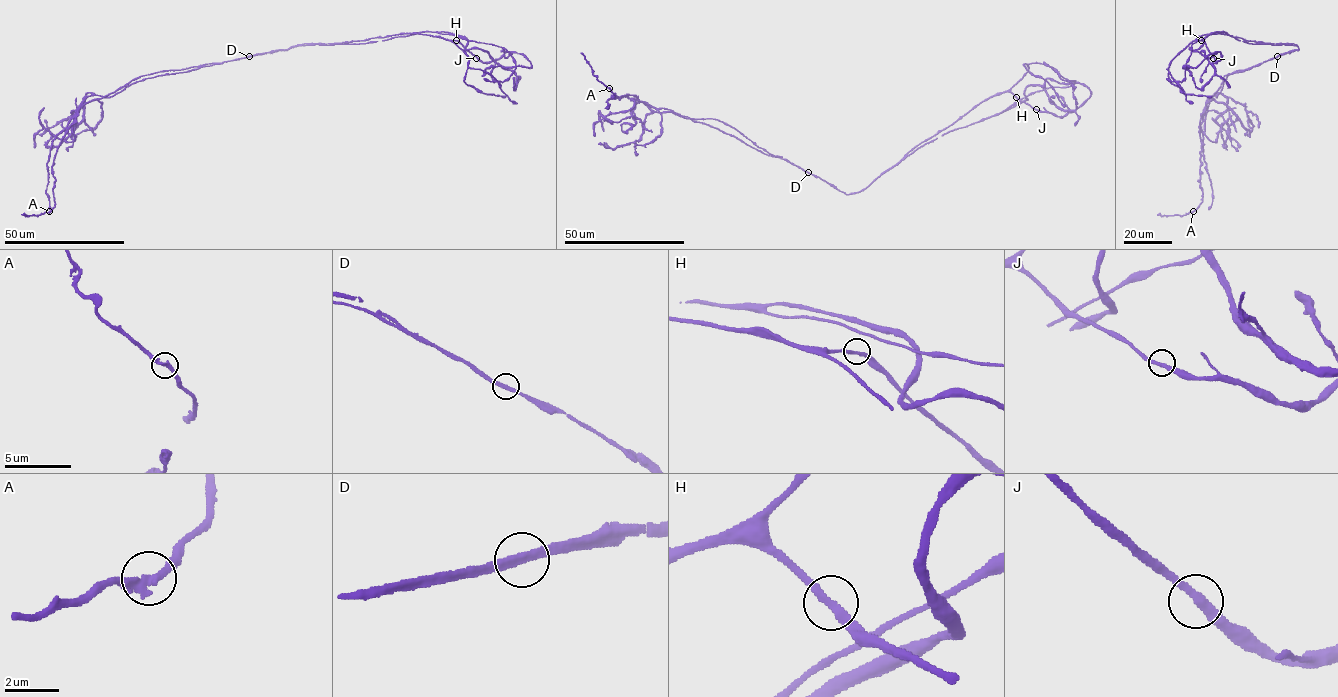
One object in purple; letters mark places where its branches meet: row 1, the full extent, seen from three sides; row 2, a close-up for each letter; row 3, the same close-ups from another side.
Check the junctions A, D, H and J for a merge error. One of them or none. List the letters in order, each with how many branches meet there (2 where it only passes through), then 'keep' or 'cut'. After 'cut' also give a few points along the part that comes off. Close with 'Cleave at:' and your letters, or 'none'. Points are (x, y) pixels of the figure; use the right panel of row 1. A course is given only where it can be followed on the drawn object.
A: 2 | keep
D: 2 | cut | (1277, 56), (1298, 50), (1216, 32), (1189, 48), (1215, 74), (1200, 88), (1192, 77)
H: 2 | keep
J: 2 | keep
Cleave at: D

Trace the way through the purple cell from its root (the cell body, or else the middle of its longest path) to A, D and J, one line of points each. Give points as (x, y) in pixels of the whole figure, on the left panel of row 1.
A: (330, 44), (298, 45), (155, 72), (90, 100), (78, 111), (57, 150), (52, 167), (54, 206), (49, 211)
D: (330, 44), (298, 45), (249, 56)
J: (330, 44), (421, 33), (458, 40), (476, 58)

